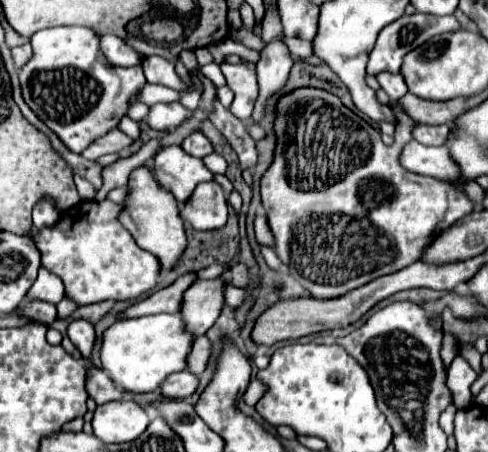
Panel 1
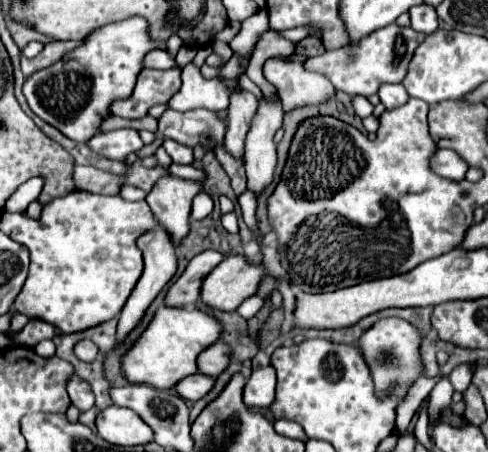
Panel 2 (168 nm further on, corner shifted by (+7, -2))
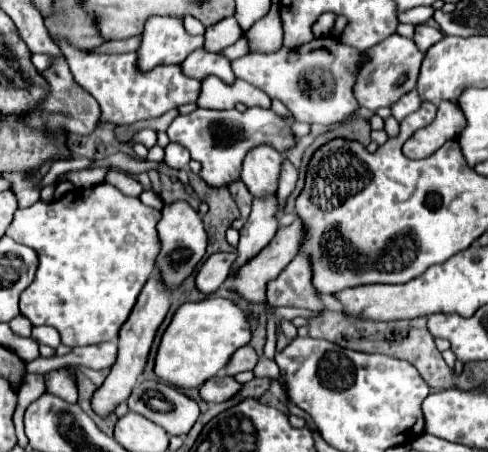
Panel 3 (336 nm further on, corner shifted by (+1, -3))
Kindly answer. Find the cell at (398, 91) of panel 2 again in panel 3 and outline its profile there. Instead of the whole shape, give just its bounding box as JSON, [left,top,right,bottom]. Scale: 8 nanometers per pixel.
[392,90,422,122]

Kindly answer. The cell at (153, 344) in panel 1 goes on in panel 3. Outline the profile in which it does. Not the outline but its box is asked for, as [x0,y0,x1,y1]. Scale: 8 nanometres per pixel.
[154,298,250,388]

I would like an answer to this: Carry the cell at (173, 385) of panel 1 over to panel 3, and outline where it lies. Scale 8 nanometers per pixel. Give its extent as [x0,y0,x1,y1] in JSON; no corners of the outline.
[200,374,242,402]

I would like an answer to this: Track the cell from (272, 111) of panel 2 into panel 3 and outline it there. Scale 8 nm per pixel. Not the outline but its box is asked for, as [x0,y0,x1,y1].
[232,198,278,274]

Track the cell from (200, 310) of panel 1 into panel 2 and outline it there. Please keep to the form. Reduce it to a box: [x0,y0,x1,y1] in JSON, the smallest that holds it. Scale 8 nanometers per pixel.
[200,255,264,311]

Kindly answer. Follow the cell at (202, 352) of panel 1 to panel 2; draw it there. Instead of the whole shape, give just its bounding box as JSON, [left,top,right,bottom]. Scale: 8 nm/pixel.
[196,341,232,377]

